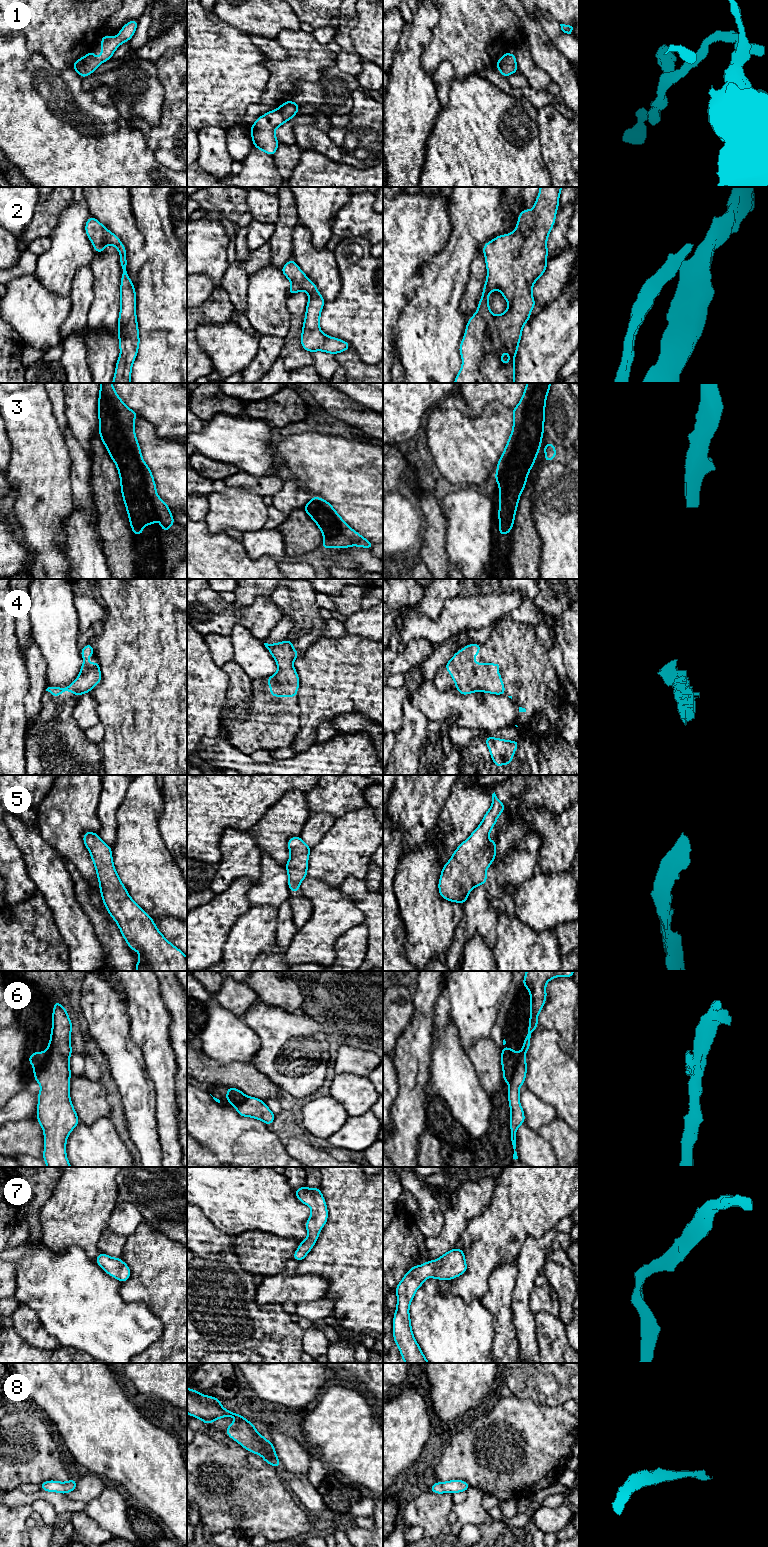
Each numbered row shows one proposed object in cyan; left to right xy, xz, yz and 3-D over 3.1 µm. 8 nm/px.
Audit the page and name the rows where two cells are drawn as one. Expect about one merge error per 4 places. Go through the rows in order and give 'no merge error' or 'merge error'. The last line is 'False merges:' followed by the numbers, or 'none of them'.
1: no merge error
2: merge error
3: no merge error
4: no merge error
5: no merge error
6: merge error
7: no merge error
8: no merge error
False merges: 2, 6

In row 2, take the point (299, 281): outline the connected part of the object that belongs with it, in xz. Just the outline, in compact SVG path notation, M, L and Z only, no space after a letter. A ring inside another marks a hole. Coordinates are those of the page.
M290 259L281 268L281 272L291 281L291 286L288 290L289 295L300 291L305 291L310 295L317 289L316 284L305 275L294 259Z

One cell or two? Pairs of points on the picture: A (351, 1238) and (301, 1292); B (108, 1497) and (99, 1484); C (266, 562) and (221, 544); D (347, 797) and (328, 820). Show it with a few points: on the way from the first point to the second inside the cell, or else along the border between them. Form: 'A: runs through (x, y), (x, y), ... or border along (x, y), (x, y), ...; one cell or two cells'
A: border along (294, 1271), (320, 1274), (327, 1281), (325, 1295); two cells
B: border along (108, 1484), (97, 1496), (86, 1503); two cells
C: runs through (255, 564), (241, 564), (232, 555); one cell
D: border along (312, 813), (327, 813), (336, 818); two cells

